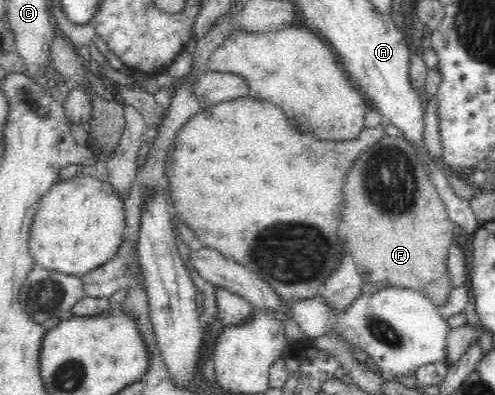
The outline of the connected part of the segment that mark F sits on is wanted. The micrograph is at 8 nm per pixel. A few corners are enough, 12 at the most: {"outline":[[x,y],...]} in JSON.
{"outline":[[382,137],[343,177],[366,284],[436,307],[458,229],[413,146]]}

